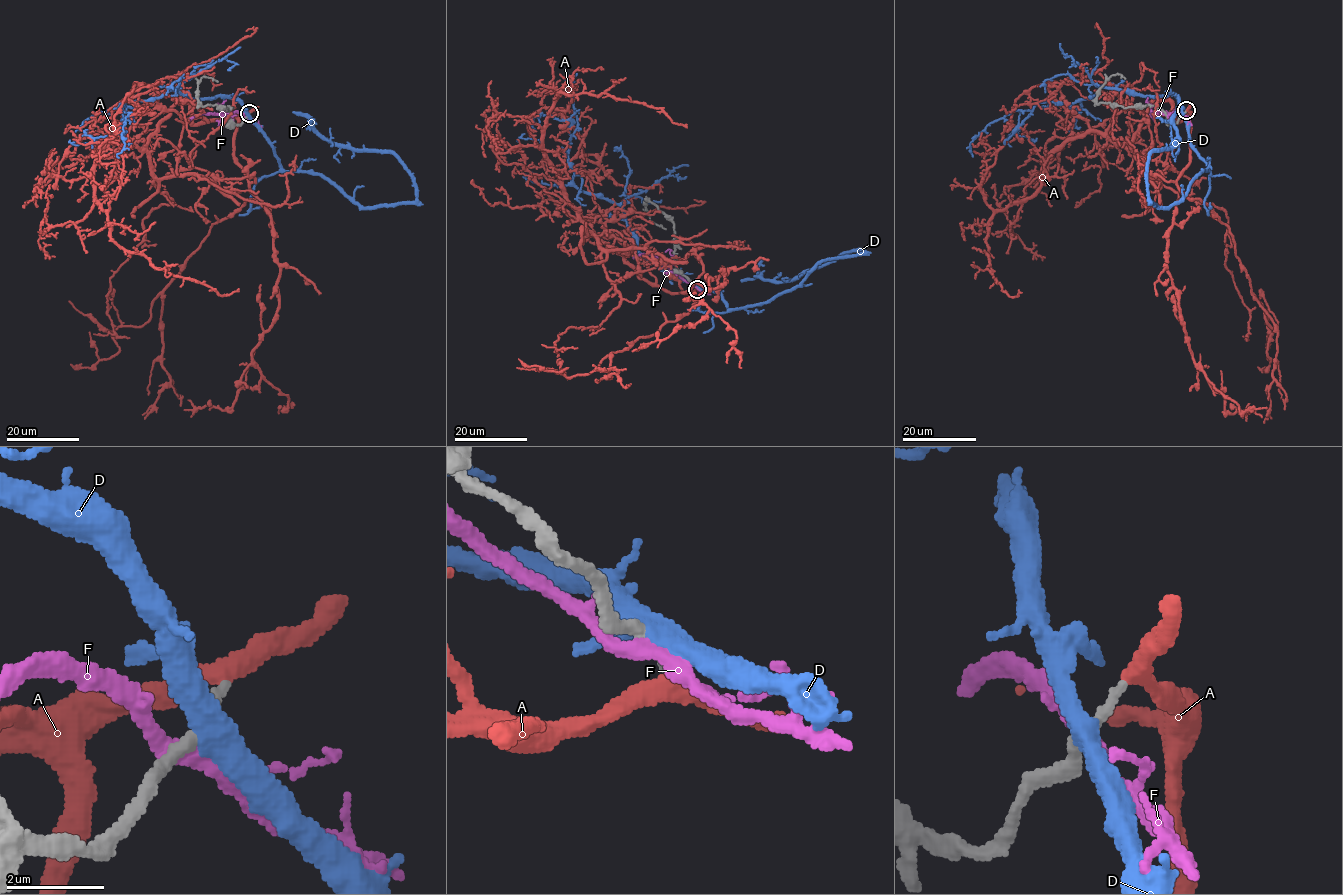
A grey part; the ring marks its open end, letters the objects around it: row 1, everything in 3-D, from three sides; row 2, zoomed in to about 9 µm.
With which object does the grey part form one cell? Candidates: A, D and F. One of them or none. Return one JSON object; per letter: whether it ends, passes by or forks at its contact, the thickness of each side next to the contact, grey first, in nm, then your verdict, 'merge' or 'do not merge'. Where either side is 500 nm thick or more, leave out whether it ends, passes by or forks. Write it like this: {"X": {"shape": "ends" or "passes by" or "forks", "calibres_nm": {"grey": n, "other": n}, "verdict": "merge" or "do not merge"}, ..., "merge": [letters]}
{"A": {"shape": "passes by", "calibres_nm": {"grey": 200, "other": 380}, "verdict": "merge"}, "D": {"shape": "passes by", "calibres_nm": {"grey": 240, "other": 480}, "verdict": "do not merge"}, "F": {"shape": "passes by", "calibres_nm": {"grey": 280, "other": 340}, "verdict": "do not merge"}, "merge": ["A"]}

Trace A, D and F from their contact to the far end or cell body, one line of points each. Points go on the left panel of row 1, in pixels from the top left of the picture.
A: (249, 112), (208, 121), (143, 105), (94, 175), (111, 239), (219, 295), (239, 288)
D: (247, 116), (285, 170), (322, 175), (364, 207), (417, 197), (413, 176), (392, 153), (330, 143), (292, 111)
F: (246, 118), (237, 112), (227, 116), (204, 113), (185, 123)

